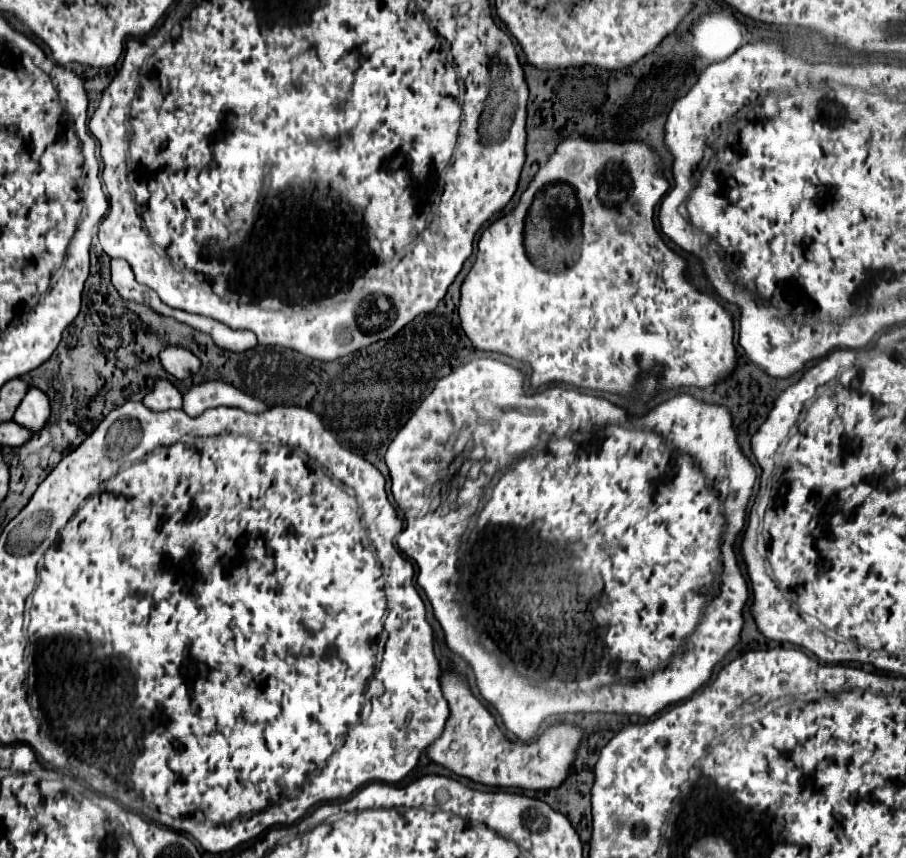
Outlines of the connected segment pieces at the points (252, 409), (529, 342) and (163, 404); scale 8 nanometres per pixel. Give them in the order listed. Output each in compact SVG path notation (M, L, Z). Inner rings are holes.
M205 381L199 385L191 385L183 395L183 411L189 417L197 417L205 409L221 407L221 405L237 407L247 413L259 413L267 409L265 403L241 393L239 389L235 389L225 381Z
M573 135L571 139L565 139L555 153L549 157L549 163L545 167L541 167L541 171L535 175L535 179L531 181L531 185L527 187L527 191L521 195L519 205L505 217L497 219L495 223L491 223L483 235L479 237L477 243L477 259L467 275L467 279L461 285L461 307L459 307L459 317L461 317L461 327L465 329L467 337L473 341L475 349L483 349L483 351L499 351L505 353L513 359L523 361L525 365L531 367L531 385L539 387L545 383L569 383L569 385L577 385L583 389L593 389L593 391L607 391L607 393L627 393L629 389L635 389L637 383L637 375L645 371L645 367L649 367L649 363L665 363L665 387L709 387L719 379L725 379L733 367L735 367L735 347L733 347L733 321L731 321L731 313L727 313L718 299L712 294L697 289L689 279L685 279L685 261L675 255L659 237L659 233L655 231L655 223L653 223L653 213L655 213L655 205L659 203L659 199L665 195L665 191L669 189L669 183L663 175L657 175L657 157L651 153L651 149L645 143L609 143L609 141L601 141L601 143L591 143L579 135ZM549 183L571 183L581 211L583 211L583 243L581 243L581 257L575 263L575 267L571 267L565 273L547 273L541 271L539 267L533 267L533 263L527 259L525 247L523 247L523 227L525 227L525 215L533 203L533 197L537 195L537 191L541 189L541 185L549 185Z
M155 379L153 389L143 399L145 407L151 411L167 411L167 409L181 409L181 393L175 385L167 379Z

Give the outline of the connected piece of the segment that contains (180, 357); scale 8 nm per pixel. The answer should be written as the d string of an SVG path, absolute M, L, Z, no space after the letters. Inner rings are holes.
M171 345L159 351L159 359L161 359L163 369L177 379L187 379L191 373L197 373L201 365L199 359L191 351L183 347L171 347Z

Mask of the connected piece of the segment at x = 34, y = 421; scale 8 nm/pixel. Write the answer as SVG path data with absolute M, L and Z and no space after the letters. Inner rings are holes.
M29 387L13 415L13 421L31 431L39 431L49 419L49 415L51 415L51 407L47 395L43 395L43 391L39 391L37 387Z

